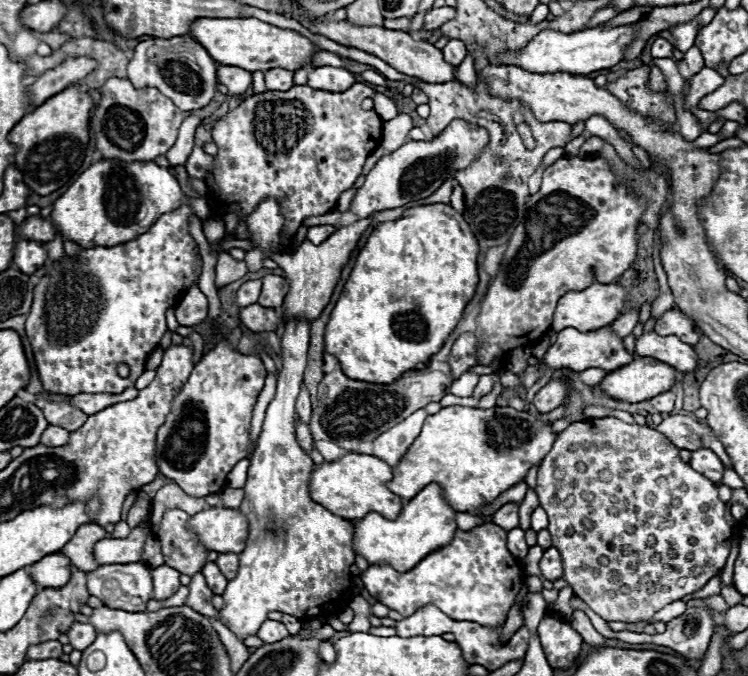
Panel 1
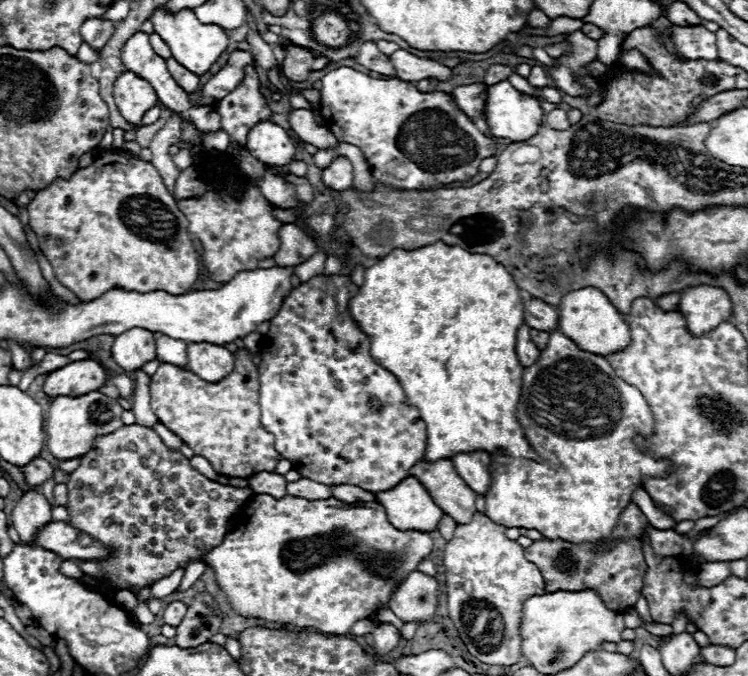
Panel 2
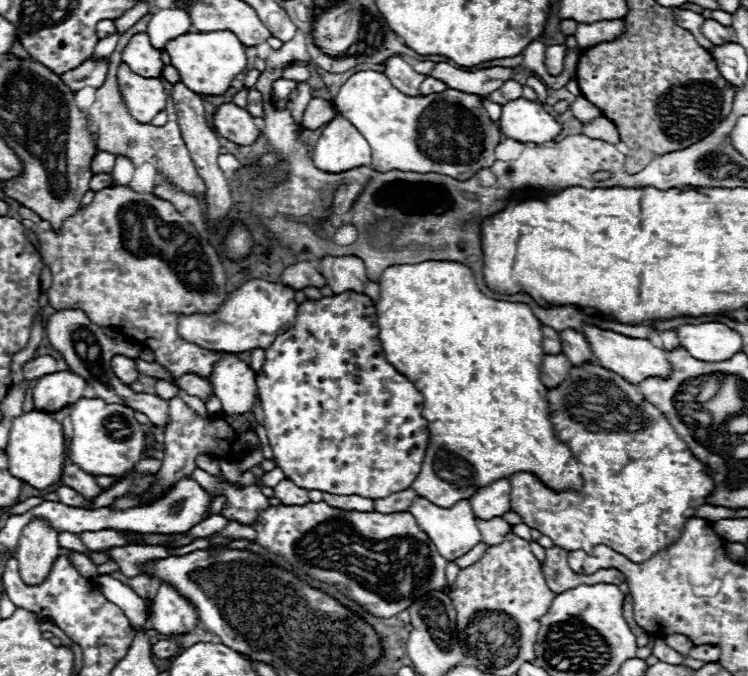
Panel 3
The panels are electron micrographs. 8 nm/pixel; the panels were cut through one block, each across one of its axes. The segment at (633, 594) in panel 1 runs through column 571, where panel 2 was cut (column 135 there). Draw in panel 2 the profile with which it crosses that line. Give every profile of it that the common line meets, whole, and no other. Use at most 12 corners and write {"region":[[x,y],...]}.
{"region":[[138,424],[66,482],[118,590],[220,544],[254,494]]}

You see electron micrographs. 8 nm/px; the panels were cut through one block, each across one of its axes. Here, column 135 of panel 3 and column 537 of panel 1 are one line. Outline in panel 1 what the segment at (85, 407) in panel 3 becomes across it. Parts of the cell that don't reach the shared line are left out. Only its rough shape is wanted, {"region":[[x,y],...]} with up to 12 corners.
{"region":[[448,406],[388,484],[482,508],[556,440],[546,414]]}

